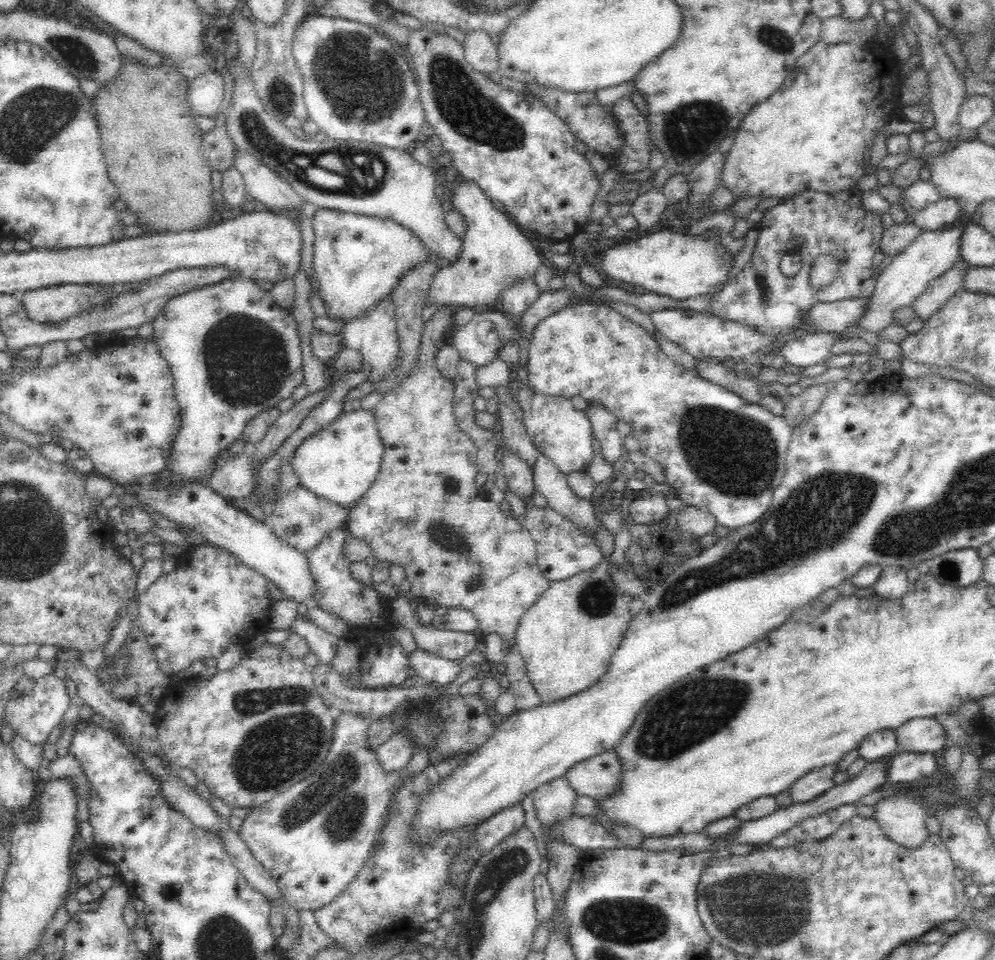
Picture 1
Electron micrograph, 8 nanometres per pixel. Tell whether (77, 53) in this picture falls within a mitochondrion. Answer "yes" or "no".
yes

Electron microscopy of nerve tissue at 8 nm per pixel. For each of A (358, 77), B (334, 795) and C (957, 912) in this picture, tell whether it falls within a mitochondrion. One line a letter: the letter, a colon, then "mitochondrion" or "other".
A: mitochondrion
B: mitochondrion
C: other

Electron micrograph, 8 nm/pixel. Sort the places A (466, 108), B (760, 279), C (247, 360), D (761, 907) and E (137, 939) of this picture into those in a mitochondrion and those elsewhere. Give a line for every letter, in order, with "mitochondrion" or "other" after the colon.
A: mitochondrion
B: mitochondrion
C: mitochondrion
D: mitochondrion
E: other

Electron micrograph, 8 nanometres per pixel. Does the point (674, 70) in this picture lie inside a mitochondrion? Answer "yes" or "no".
no

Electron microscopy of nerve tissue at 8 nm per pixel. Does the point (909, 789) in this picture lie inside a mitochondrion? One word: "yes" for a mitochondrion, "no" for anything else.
no

